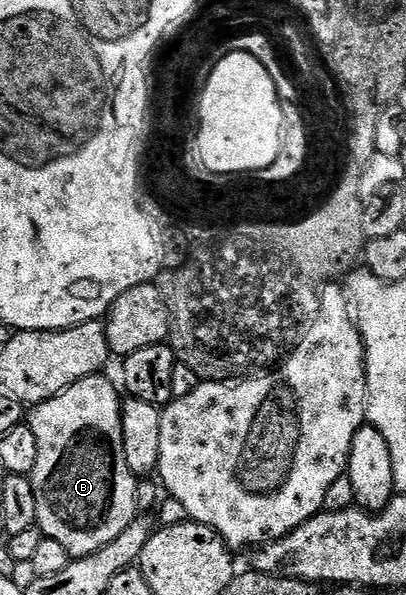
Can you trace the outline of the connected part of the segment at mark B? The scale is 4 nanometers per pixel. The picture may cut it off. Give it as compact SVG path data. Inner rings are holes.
M106 375L80 379L60 395L33 406L28 413L28 424L40 447L36 467L29 474L36 495L36 525L42 530L43 537L51 537L56 539L56 543L61 543L70 552L71 558L87 557L100 551L115 541L120 531L124 531L124 527L128 527L128 523L132 523L140 513L139 478L128 467L128 459L124 459L123 398L118 397L119 386L115 385Z

